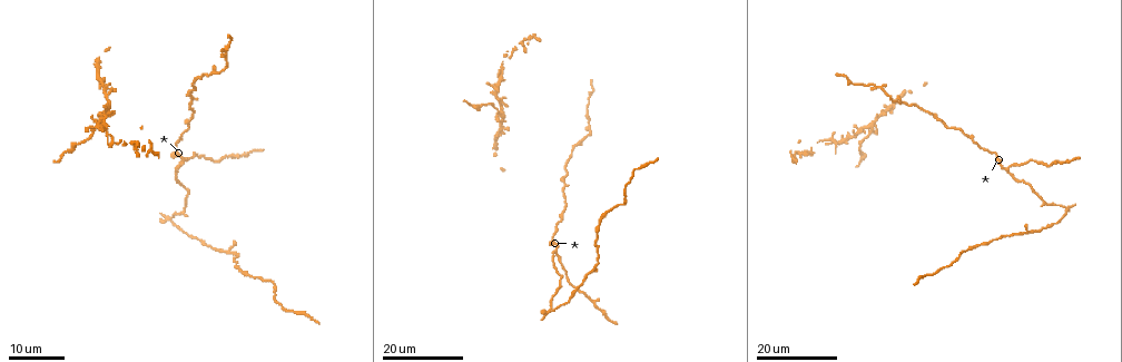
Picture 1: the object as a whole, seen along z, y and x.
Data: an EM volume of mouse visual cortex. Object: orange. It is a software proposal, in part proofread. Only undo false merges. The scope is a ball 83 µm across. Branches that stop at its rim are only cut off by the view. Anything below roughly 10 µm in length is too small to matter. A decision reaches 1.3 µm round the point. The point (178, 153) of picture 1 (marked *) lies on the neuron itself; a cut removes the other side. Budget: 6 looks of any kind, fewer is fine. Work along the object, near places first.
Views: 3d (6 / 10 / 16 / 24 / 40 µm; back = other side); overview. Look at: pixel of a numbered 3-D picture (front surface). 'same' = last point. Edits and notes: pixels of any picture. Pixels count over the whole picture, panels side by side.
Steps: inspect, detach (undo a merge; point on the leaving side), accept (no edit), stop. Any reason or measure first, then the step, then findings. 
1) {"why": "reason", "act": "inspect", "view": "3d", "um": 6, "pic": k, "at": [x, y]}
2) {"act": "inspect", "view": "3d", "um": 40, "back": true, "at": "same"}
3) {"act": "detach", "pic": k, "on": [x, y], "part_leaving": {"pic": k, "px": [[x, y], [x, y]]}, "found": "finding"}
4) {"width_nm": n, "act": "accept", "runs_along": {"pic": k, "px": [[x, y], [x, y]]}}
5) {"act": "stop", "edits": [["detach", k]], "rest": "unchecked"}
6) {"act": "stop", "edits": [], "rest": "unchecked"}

{"why": "arms part here", "act": "inspect", "view": "3d", "um": 24, "pic": 1, "at": [1008, 171]}

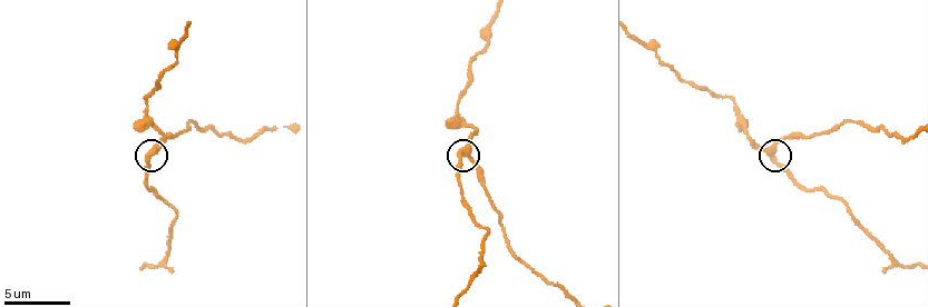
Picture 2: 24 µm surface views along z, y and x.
{"act": "inspect", "view": "3d", "um": 6, "pic": 2, "at": [151, 148]}

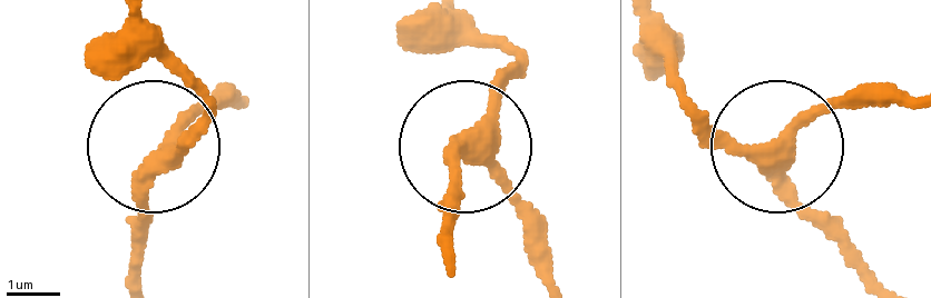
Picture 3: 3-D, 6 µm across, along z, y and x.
{"arms": 3, "act": "accept", "found": "continuous, no second neuron"}

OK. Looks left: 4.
{"why": "two arms in line, one across", "act": "inspect", "view": "3d", "um": 24, "pic": 1, "at": [1029, 230]}

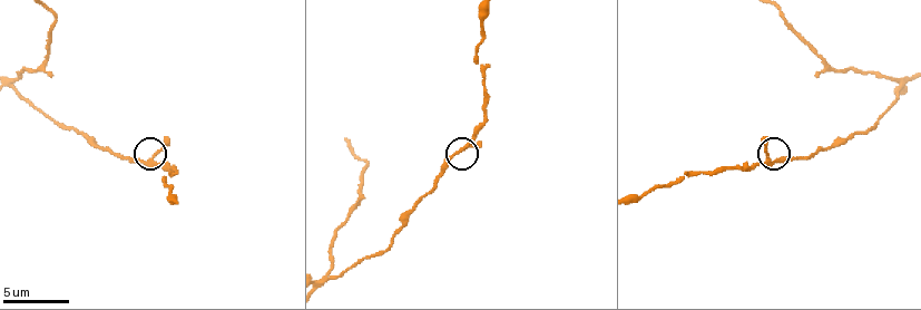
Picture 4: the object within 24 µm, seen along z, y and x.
{"why": "zoom in", "act": "inspect", "view": "3d", "um": 10, "pic": 4, "at": [144, 160]}

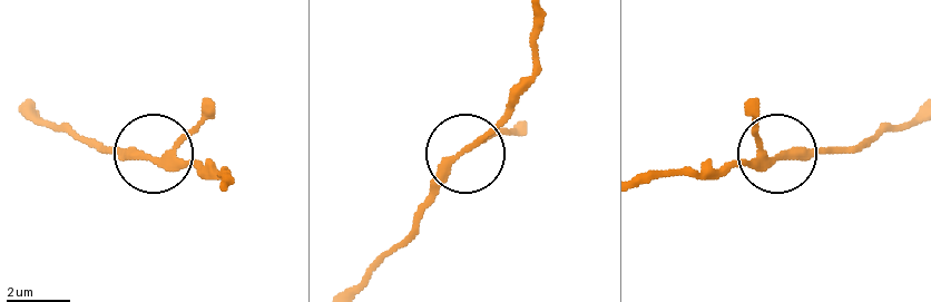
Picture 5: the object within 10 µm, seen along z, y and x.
{"arms": 3, "act": "accept", "runs_along": {"pic": 5, "px": [[911, 118], [839, 153], [767, 153], [714, 168]]}, "found": "all the same neuron"}

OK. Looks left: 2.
{"why": "calibre changes", "act": "inspect", "view": "3d", "um": 16, "pic": 1, "at": [583, 141]}

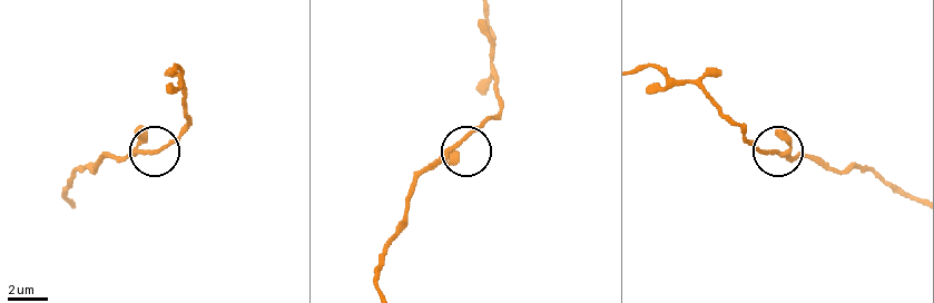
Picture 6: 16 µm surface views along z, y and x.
{"why": "closer look", "act": "inspect", "view": "3d", "um": 6, "pic": 6, "at": [461, 144]}

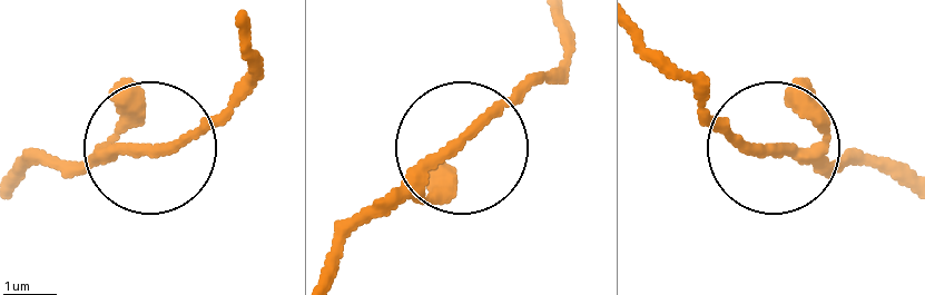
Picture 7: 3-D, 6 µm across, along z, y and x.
{"width_nm": 190, "act": "accept", "runs_along": {"pic": 7, "px": [[911, 189], [871, 167], [750, 150], [702, 106]]}, "found": "one neuron here"}

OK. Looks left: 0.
{"act": "stop", "edits": [], "rest": "unchecked"}

